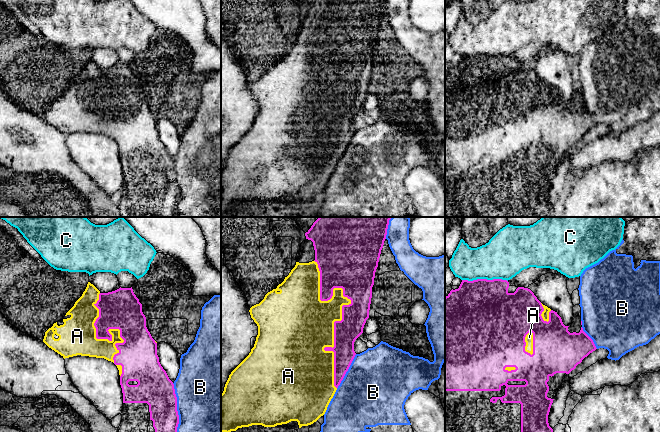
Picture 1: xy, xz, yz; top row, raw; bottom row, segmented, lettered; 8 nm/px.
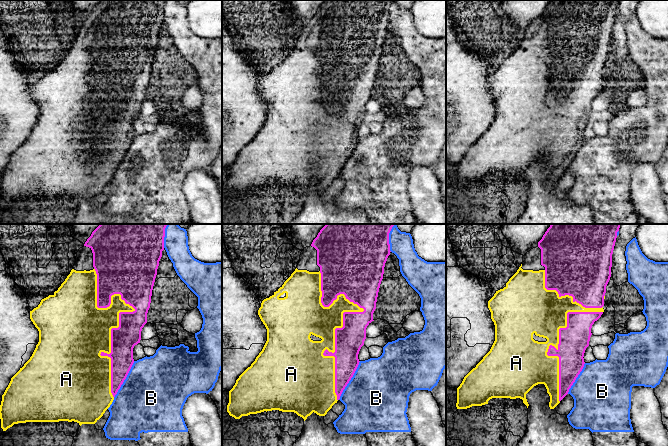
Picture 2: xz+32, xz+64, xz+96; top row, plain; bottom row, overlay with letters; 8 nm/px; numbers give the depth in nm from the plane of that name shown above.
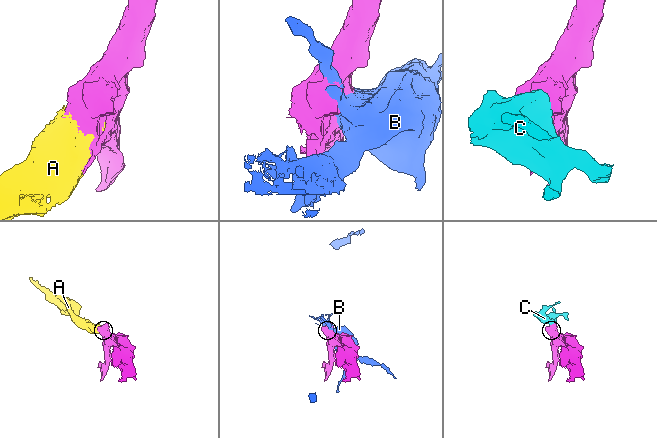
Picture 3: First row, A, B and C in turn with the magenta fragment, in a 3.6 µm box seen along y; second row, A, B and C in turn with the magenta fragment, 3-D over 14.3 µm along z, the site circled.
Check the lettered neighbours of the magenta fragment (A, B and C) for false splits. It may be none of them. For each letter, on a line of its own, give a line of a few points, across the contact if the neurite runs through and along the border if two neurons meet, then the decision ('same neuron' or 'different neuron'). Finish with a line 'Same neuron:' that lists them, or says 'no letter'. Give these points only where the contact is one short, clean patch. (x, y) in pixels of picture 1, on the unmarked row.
A: same neuron
B: different neuron
C: yz (462, 55), (505, 55), (507, 57) | different neuron
Same neuron: A

